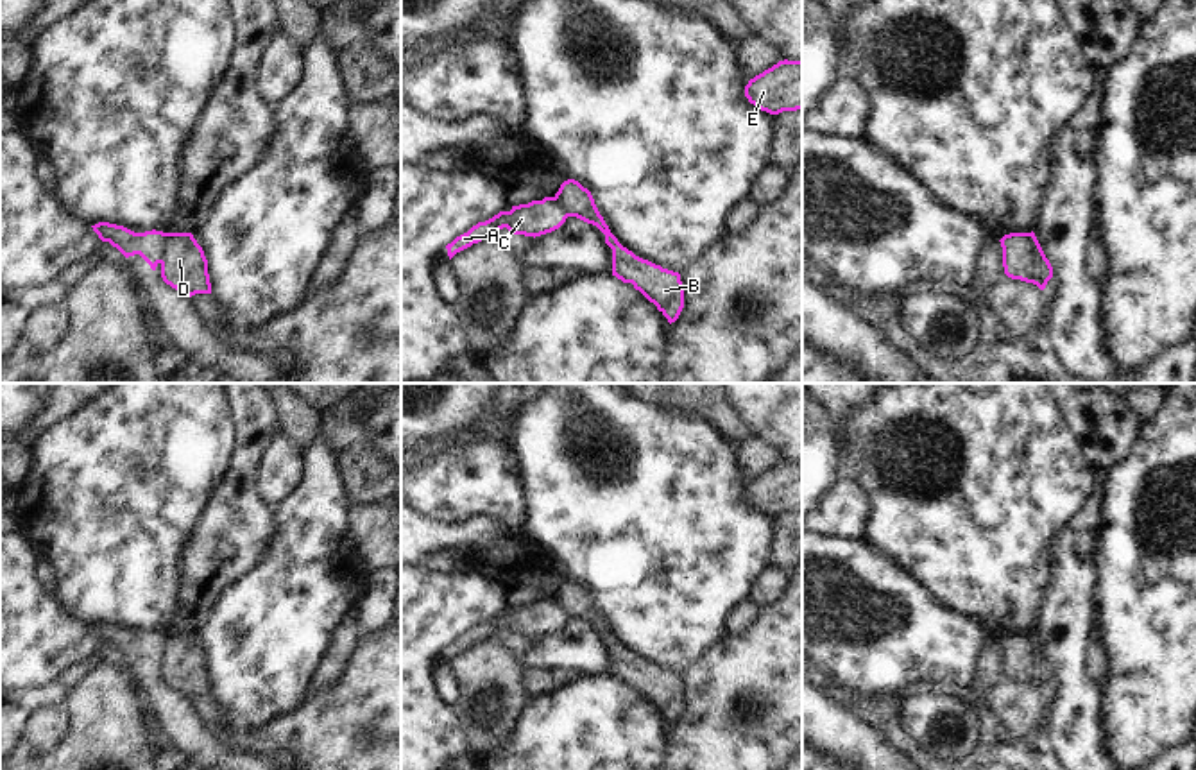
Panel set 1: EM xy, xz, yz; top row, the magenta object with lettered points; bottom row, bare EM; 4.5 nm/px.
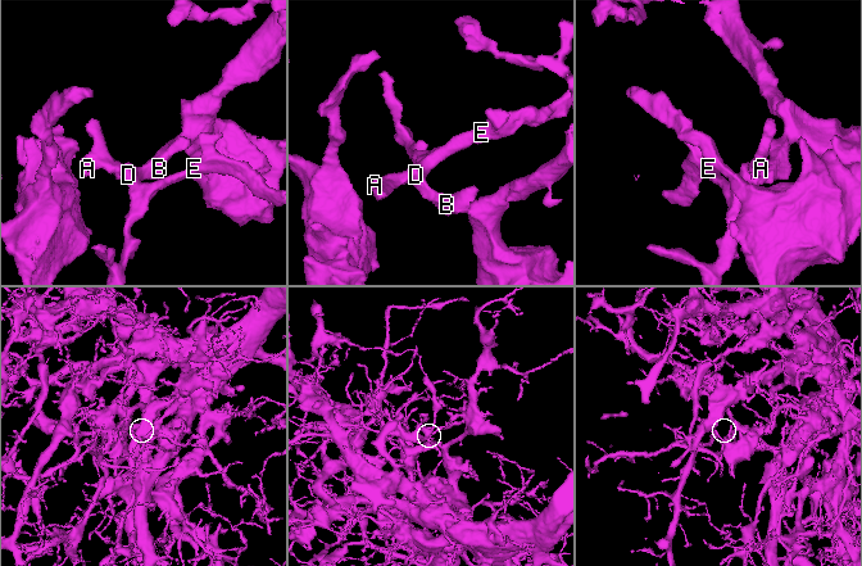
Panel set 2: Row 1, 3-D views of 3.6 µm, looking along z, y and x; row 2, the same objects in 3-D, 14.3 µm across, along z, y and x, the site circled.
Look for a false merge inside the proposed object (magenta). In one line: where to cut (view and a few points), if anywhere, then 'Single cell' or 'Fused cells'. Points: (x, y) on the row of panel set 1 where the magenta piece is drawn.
Split along xy (165, 233), (158, 262). Fused cells

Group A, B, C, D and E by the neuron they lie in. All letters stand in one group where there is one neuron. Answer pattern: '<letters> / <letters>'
A C / B D E

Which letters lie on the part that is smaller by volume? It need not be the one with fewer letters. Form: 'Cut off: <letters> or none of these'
Cut off: A, C

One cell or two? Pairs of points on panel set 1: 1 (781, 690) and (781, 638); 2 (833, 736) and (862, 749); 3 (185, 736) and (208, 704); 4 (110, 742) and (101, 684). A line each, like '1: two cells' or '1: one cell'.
1: one cell
2: one cell
3: two cells
4: one cell

